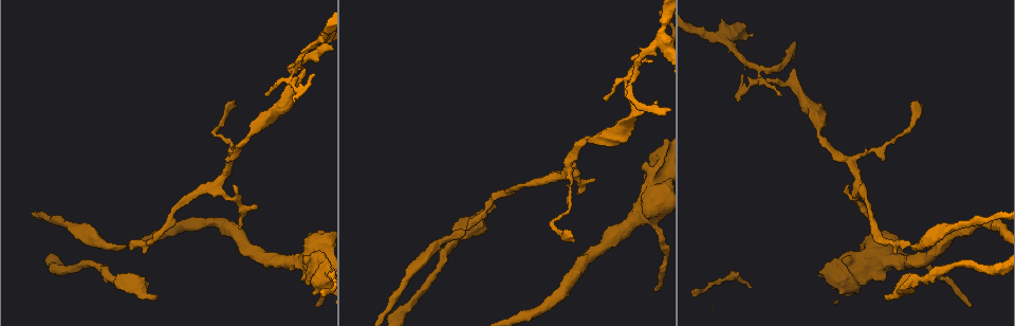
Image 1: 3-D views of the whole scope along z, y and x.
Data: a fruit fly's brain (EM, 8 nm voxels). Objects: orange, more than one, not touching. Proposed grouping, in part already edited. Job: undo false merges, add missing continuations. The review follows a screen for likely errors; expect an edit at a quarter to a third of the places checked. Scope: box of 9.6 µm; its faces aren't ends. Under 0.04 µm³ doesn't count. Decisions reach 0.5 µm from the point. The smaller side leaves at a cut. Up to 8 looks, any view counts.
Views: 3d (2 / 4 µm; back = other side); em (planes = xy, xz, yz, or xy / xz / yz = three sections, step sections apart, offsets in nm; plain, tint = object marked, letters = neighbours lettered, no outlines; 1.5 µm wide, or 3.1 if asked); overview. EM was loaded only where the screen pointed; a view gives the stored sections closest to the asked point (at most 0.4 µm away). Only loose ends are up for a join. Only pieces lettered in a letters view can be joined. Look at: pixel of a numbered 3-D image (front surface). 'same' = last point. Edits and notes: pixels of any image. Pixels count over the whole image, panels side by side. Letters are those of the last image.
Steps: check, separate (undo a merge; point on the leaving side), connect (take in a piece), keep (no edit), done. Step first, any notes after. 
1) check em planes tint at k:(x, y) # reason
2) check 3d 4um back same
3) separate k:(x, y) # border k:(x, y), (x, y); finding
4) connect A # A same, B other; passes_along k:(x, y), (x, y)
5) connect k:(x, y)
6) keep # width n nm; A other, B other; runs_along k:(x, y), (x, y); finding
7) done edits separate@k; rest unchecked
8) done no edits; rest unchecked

check em yz step 8 letters at 1:(969, 307) # tapers out

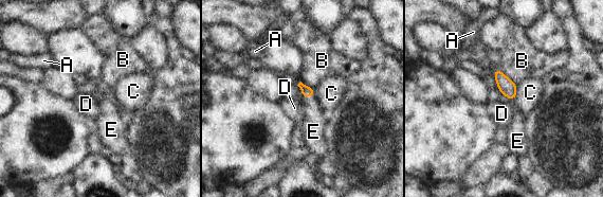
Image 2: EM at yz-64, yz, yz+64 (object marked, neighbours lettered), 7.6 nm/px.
check em planes letters same

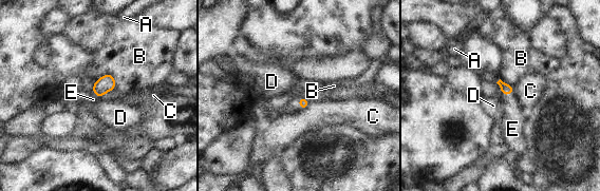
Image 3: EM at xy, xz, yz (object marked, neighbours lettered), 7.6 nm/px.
connect E # A other, B other, C other, D other, E same; passes_along 3:(506, 89), (507, 94), (512, 123); it goes on there

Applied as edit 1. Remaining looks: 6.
check 3d 2um at 1:(890, 297) # branch stops here

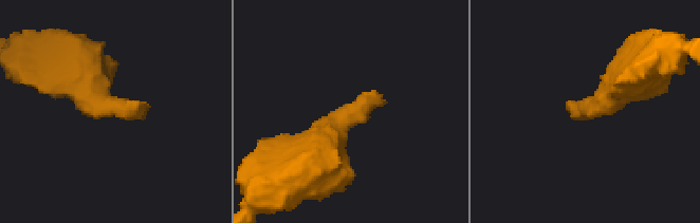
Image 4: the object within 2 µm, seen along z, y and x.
check em planes letters at 4:(581, 111)

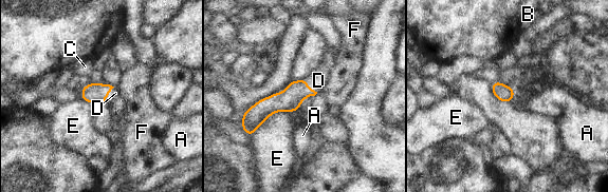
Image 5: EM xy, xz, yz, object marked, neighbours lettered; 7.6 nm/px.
connect D # A other, B other, C other, D same, E other, F other; passes_along 5:(290, 99), (308, 87), (318, 80); the neuron continues

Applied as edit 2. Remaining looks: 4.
check 3d 2um at 1:(758, 75) # a fork

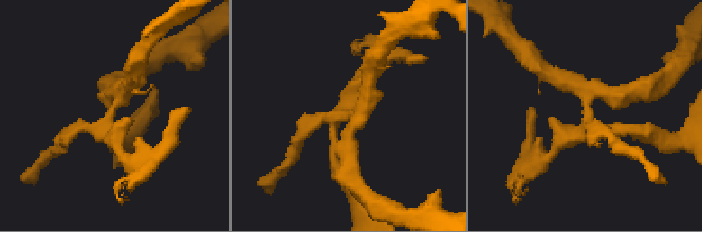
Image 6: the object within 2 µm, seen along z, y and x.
check em xy step 8 tint at 6:(348, 118)

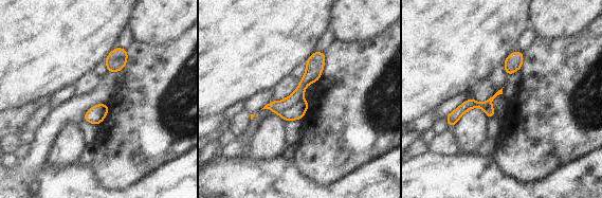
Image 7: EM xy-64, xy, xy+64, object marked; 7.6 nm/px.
check em xy step 8 letters same # see the neighbours

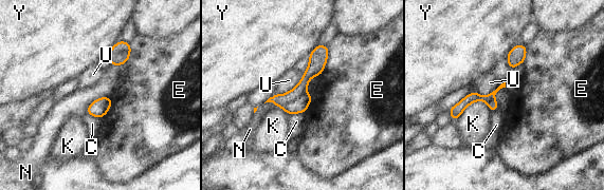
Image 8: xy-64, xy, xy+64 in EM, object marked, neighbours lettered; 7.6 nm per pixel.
separate 8:(280, 100) # width 80 nm; C other, E other, K other, N other, U other, Y other; a second neuron is stuck on

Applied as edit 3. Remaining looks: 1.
done edits connect@3, connect@5, separate@8; rest unchecked

